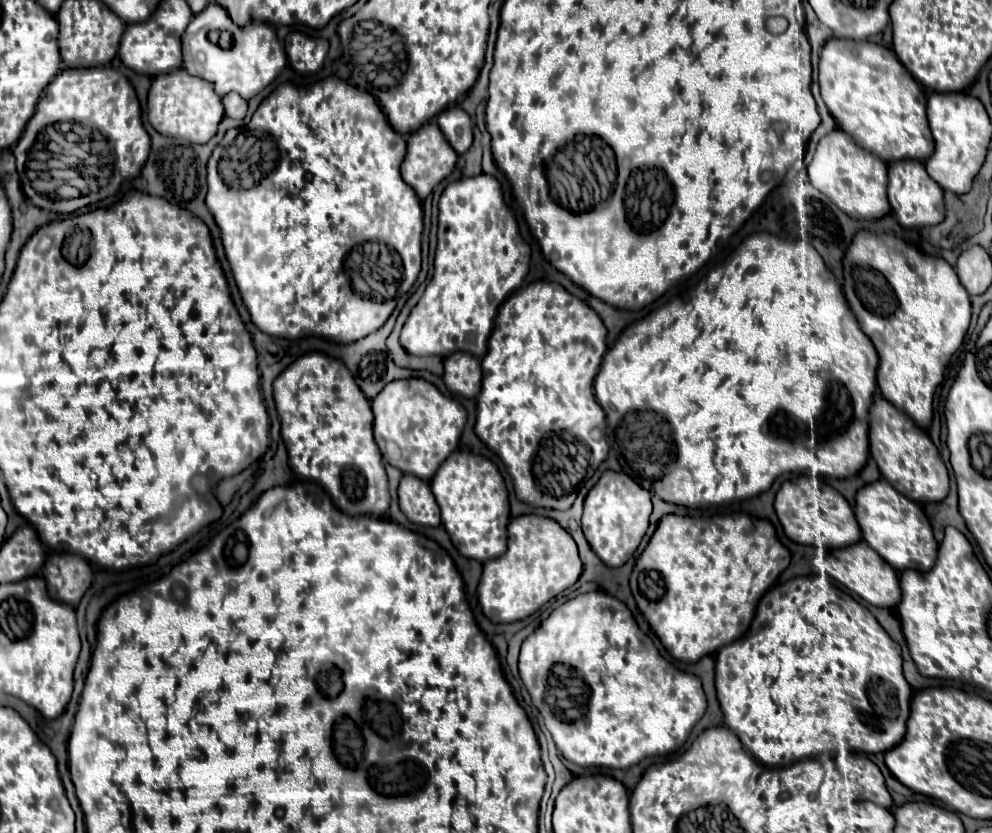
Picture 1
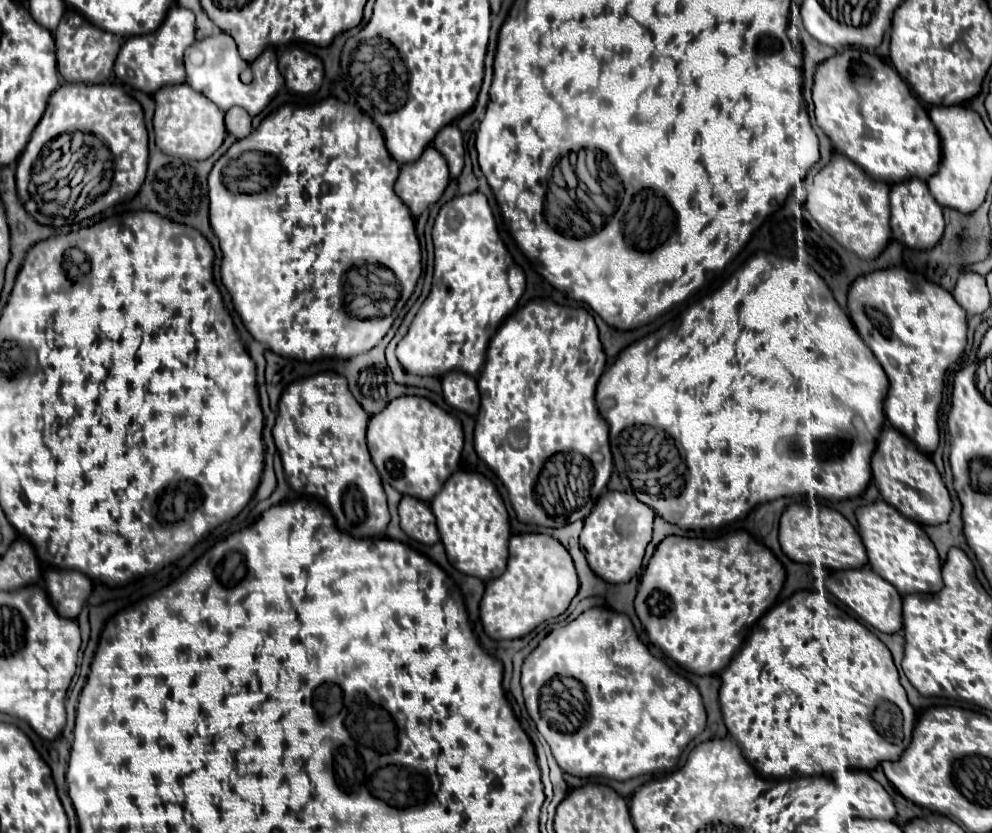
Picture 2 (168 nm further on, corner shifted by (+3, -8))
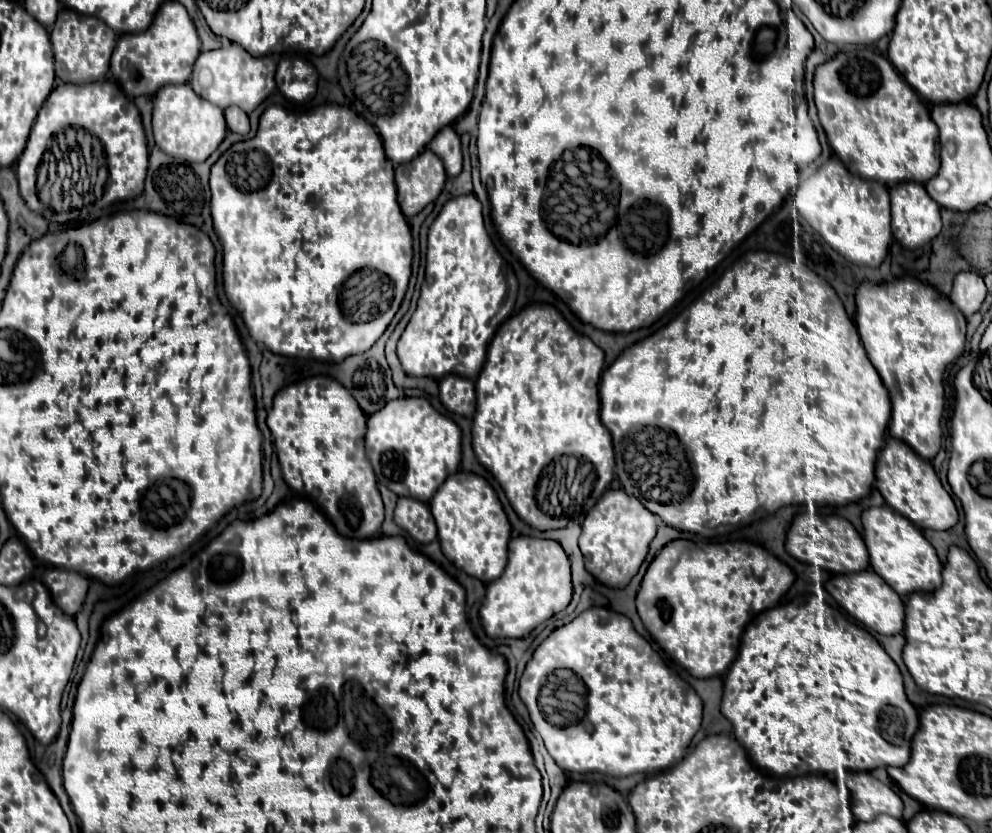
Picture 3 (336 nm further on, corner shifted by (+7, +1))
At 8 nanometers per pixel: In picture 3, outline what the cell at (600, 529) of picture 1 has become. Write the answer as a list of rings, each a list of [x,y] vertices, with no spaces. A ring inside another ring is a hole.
[[[607,490],[583,520],[579,548],[585,556],[587,572],[609,588],[625,588],[645,562],[657,526],[655,514],[651,514],[637,498],[631,498],[625,490]]]

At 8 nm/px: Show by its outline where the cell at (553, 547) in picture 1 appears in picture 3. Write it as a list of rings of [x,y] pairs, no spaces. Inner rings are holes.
[[[513,538],[509,542],[509,562],[503,576],[487,586],[479,616],[491,638],[525,638],[539,624],[565,610],[571,602],[571,566],[559,542],[541,538]]]

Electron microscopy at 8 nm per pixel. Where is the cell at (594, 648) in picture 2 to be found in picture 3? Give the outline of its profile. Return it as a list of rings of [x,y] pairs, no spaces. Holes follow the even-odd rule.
[[[591,608],[573,622],[553,630],[527,662],[519,682],[519,696],[529,708],[531,722],[541,734],[547,752],[563,770],[601,772],[617,778],[637,772],[659,772],[679,764],[701,726],[703,710],[697,692],[661,664],[649,642],[635,632],[631,620],[607,608]]]

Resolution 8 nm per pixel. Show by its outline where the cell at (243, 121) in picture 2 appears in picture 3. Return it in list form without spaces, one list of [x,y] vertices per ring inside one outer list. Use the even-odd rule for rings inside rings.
[[[229,106],[225,110],[225,120],[227,120],[227,126],[231,132],[237,132],[237,134],[249,134],[249,118],[243,110],[239,110],[239,106]]]

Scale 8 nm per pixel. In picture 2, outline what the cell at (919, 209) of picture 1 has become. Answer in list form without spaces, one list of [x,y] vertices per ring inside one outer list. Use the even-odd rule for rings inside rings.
[[[911,177],[911,179],[905,179],[901,183],[895,183],[891,187],[889,201],[891,201],[891,233],[893,233],[893,239],[897,239],[897,241],[901,241],[913,249],[929,249],[941,239],[943,229],[945,229],[941,205],[929,193],[929,187],[925,181]]]

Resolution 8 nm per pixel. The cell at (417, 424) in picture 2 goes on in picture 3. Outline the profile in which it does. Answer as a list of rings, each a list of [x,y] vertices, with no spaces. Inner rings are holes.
[[[397,398],[367,420],[365,448],[379,484],[387,486],[397,496],[427,504],[435,490],[459,470],[461,430],[425,398]]]

